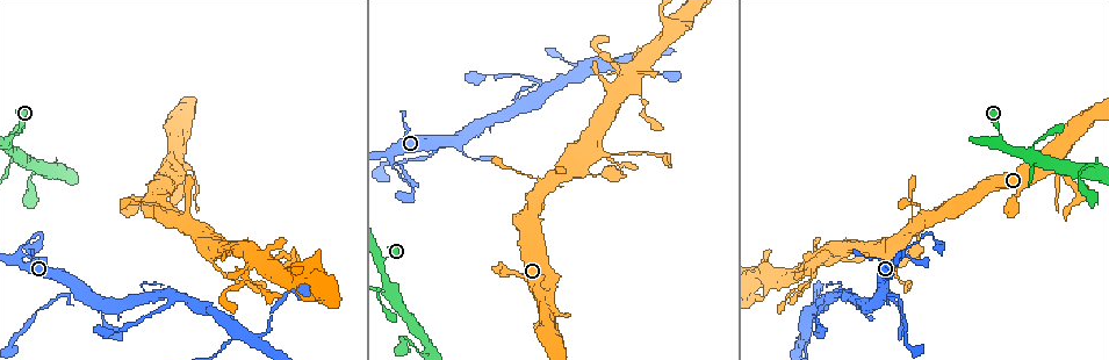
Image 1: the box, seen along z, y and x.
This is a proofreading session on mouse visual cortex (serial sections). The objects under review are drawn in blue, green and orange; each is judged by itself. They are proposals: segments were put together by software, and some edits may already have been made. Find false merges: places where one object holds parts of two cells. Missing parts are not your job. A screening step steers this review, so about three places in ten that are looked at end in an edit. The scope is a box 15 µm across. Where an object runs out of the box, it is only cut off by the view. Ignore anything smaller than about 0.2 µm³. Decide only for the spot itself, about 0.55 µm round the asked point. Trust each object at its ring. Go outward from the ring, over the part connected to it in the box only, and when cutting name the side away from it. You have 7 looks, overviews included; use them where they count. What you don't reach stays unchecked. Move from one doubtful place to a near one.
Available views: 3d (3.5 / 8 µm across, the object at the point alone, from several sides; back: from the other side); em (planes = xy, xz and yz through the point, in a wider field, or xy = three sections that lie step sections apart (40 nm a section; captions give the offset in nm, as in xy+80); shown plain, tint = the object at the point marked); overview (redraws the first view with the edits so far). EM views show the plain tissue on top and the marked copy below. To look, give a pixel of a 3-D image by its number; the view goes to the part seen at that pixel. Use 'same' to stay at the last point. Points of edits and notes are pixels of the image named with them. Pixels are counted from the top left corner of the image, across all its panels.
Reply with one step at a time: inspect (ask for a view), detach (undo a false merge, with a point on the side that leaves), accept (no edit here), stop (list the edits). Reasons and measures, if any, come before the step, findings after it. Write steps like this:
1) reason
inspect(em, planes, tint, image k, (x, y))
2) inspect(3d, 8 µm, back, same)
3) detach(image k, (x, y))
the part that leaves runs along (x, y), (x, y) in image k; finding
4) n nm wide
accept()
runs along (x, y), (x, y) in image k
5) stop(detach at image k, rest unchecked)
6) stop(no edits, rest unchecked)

calibre changes
inspect(3d, 3.5 µm, image 1, (20, 260))

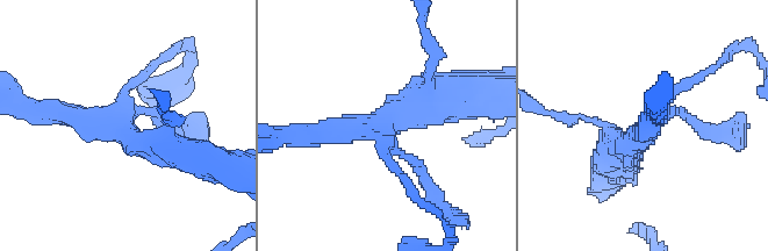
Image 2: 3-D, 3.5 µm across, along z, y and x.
accept()
runs along (615, 152), (704, 73) in image 2; continuous, no second cell

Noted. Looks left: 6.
small branch off a trunk
inspect(3d, 3.5 µm, image 1, (882, 288))

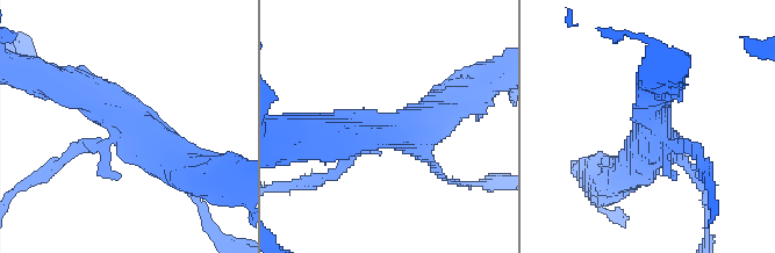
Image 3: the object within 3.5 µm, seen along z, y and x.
inspect(em, planes, tint, image 3, (391, 133))

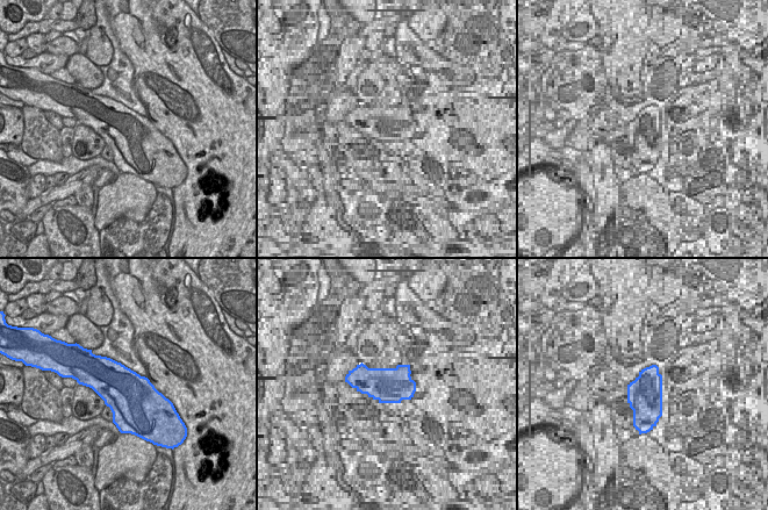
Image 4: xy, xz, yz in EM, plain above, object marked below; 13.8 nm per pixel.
cut it another way
inspect(em, xy, step 2, tint, same)

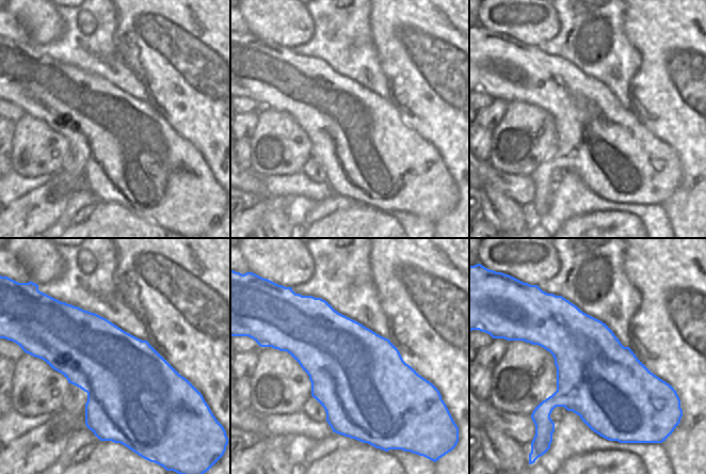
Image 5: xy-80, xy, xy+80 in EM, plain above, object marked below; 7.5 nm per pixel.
accept()
runs along (63, 86), (109, 101), (187, 172) in image 3; continuous, no second cell

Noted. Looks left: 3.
inspect(3d, 3.5 µm, image 1, (609, 64))

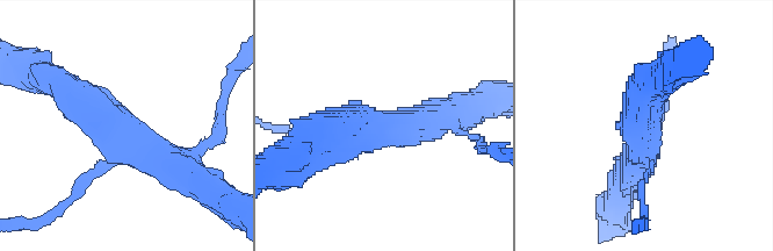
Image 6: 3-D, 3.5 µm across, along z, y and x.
3 arms; arms of 100, 400, 450 nm
inspect(em, xy, step 3, tint, image 6, (385, 124))

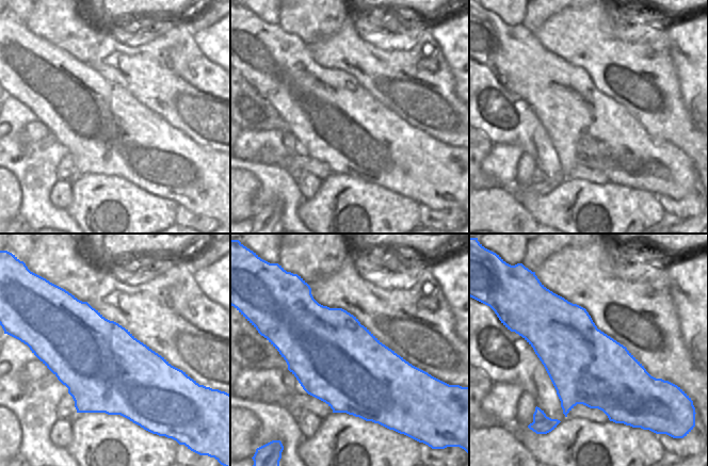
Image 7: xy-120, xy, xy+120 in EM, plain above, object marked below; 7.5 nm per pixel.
accept()
runs along (63, 84), (134, 148), (187, 173) in image 6; all the same cell

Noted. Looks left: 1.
stop(no edits, rest unchecked)

